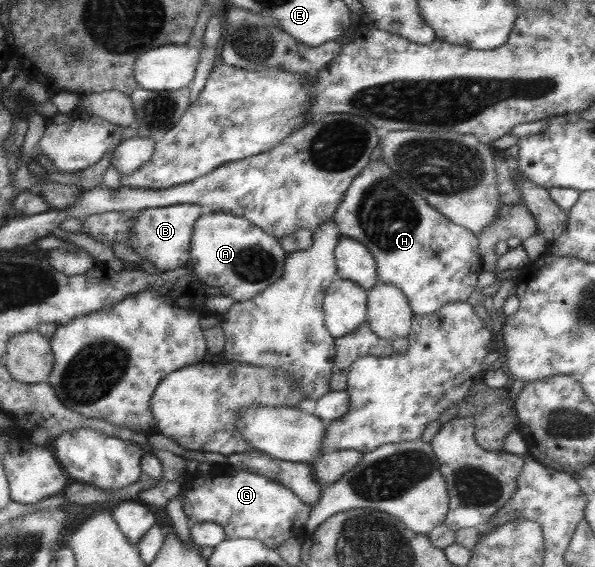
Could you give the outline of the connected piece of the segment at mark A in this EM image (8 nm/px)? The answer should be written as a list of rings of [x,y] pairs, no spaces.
[[[202,212],[192,227],[186,266],[201,284],[218,287],[222,289],[222,295],[241,302],[253,298],[278,280],[283,271],[284,259],[285,251],[278,240],[241,216],[224,212]]]

